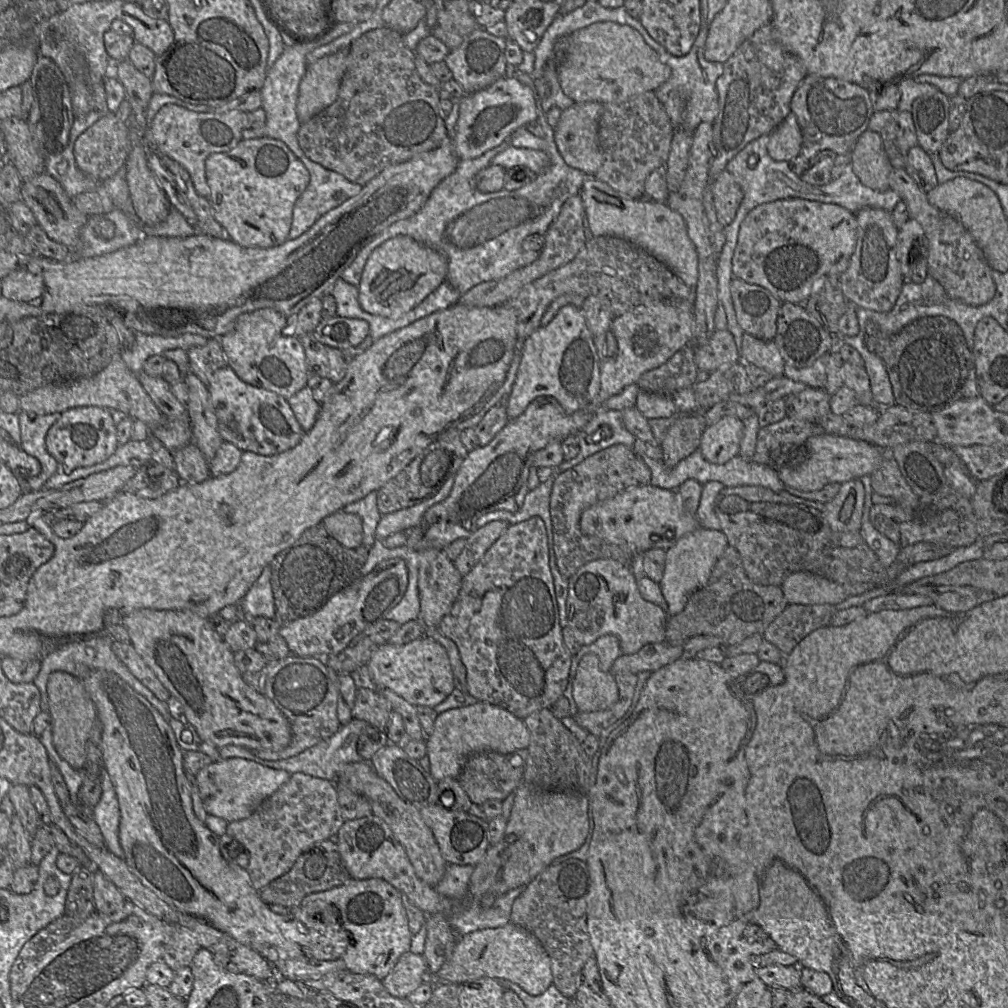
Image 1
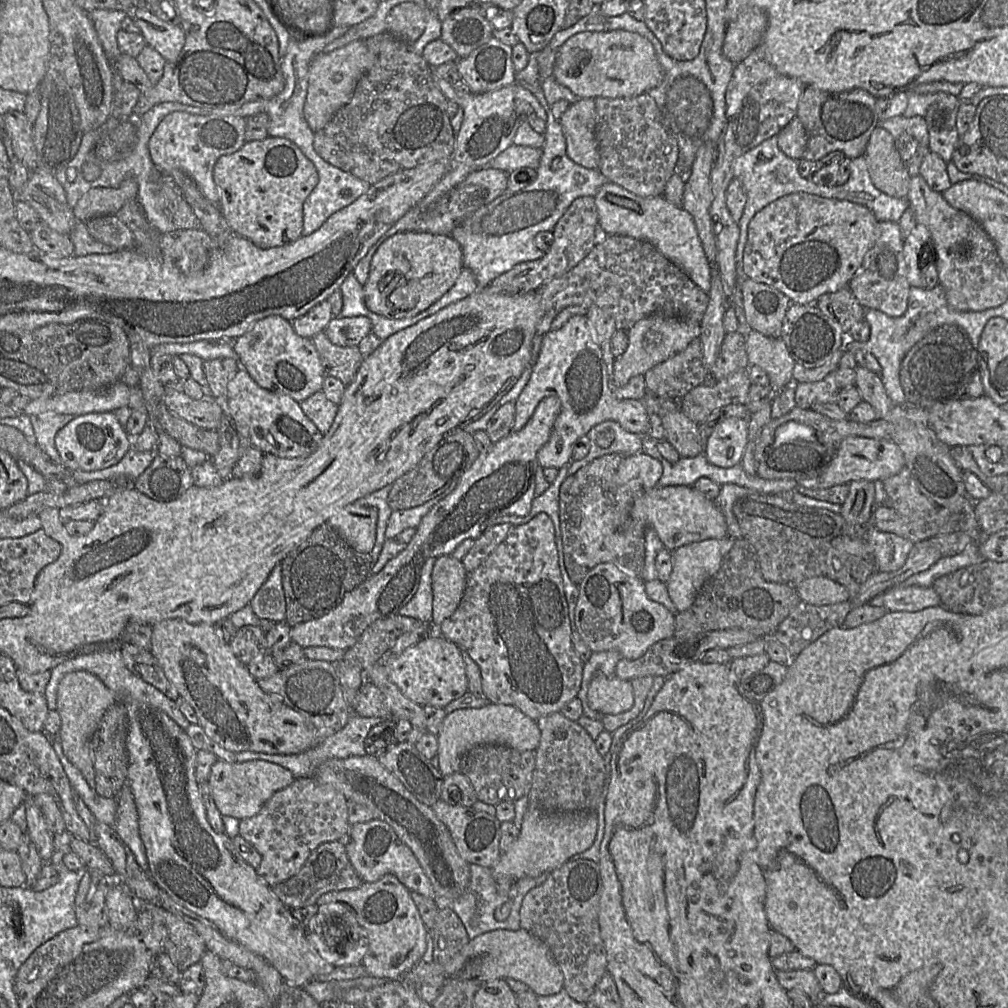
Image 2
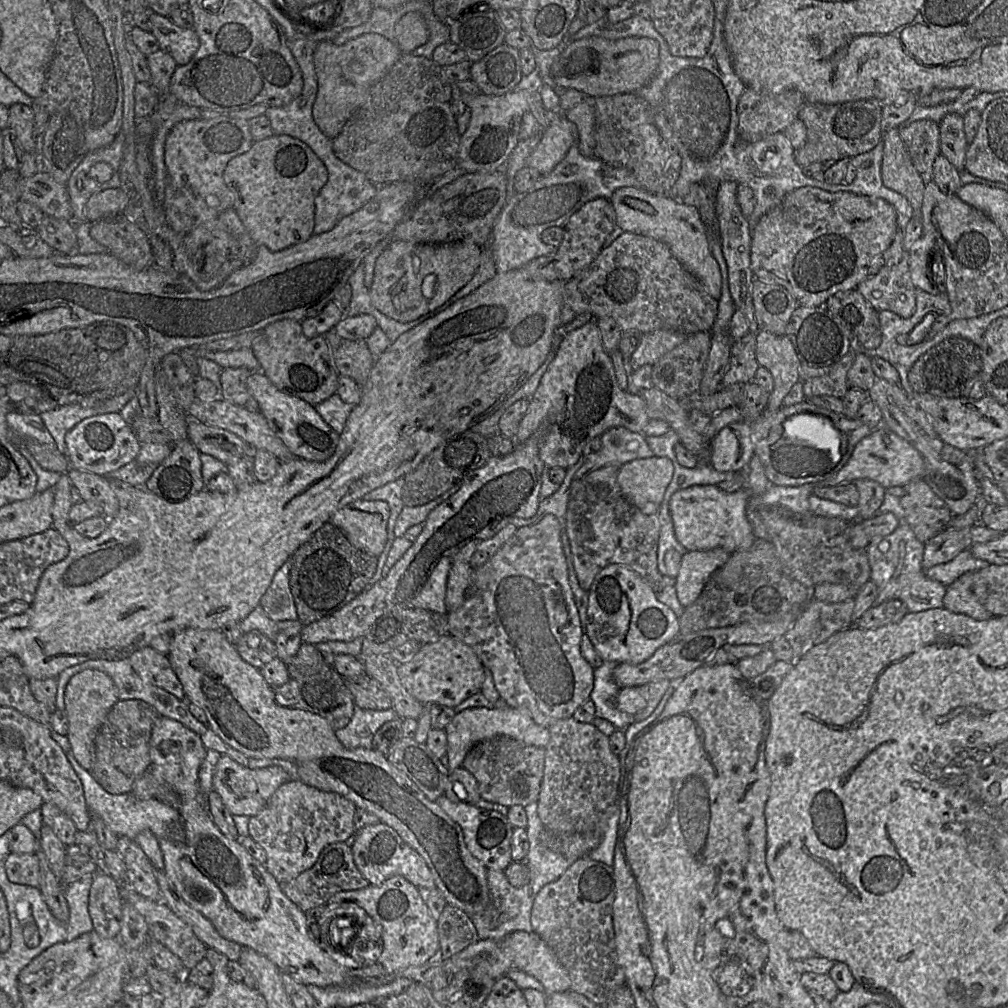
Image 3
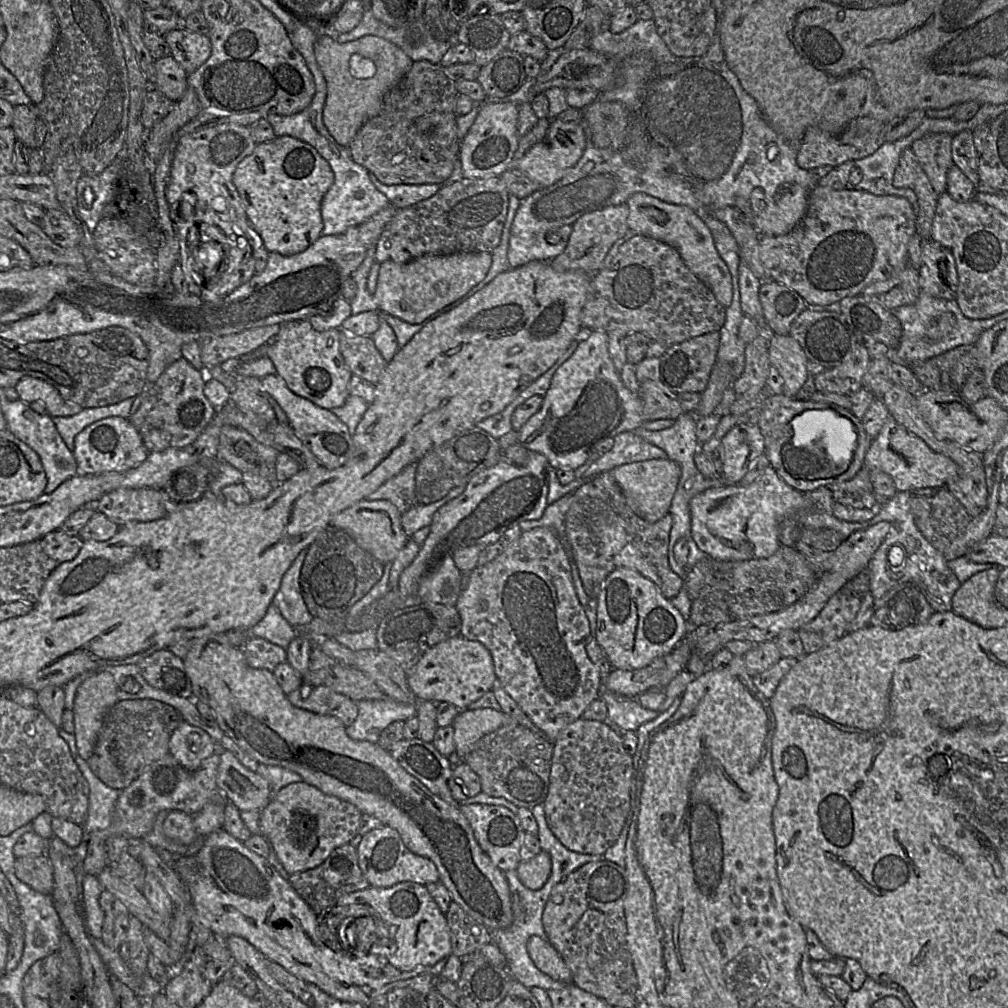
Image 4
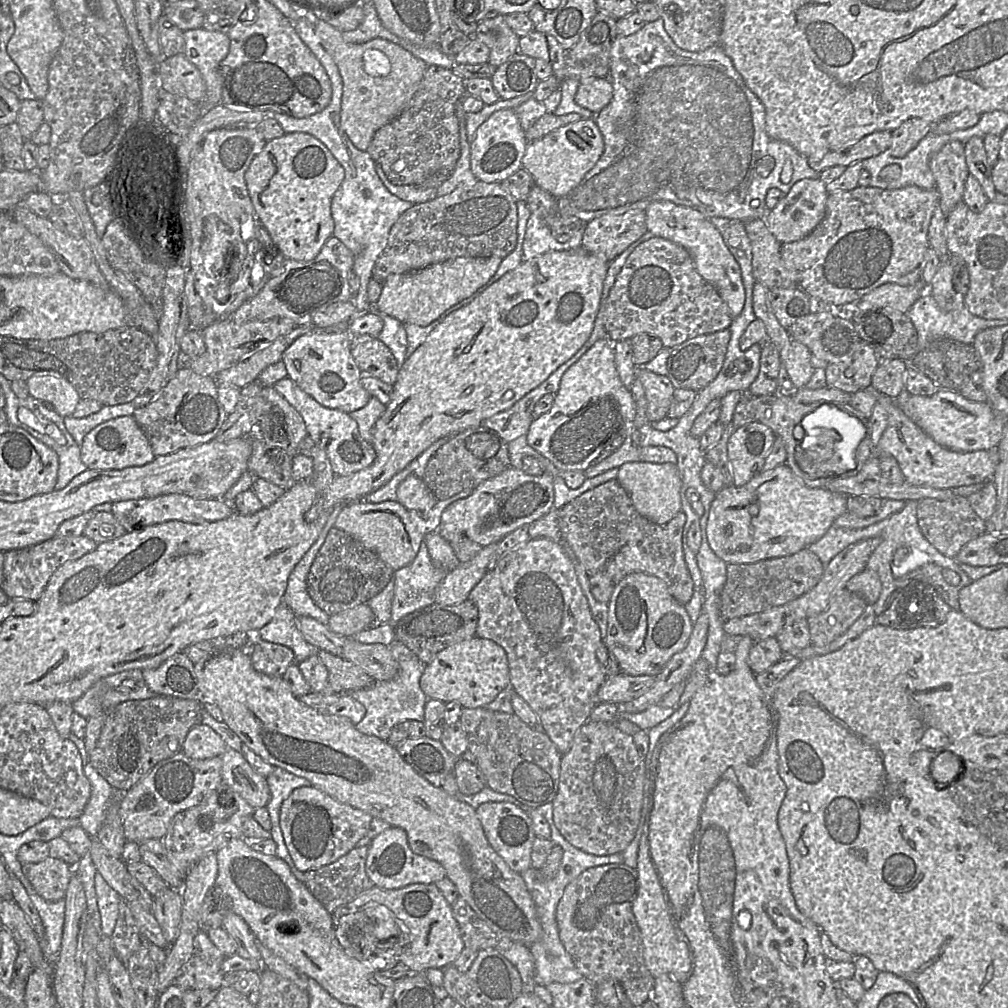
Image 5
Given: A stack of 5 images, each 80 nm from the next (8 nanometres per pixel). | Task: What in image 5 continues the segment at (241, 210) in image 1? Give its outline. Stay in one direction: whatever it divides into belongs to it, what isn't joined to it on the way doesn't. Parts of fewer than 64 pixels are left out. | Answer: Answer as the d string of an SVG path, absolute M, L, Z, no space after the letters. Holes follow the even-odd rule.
M289 133L267 141L244 174L253 208L273 243L287 259L308 261L333 236L331 200L345 170L327 147L312 135Z

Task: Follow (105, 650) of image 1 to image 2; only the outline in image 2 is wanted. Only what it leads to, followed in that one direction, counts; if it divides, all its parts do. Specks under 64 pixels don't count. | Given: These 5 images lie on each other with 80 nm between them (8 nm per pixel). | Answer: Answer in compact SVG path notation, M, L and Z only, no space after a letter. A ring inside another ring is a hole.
M103 651L76 656L55 666L51 671L51 677L45 690L45 698L49 711L57 706L57 690L63 677L71 672L86 671L96 675L112 692L121 699L133 699L148 704L164 712L183 729L191 723L180 711L176 700L172 700L160 692L157 688L134 675L124 664L120 651Z

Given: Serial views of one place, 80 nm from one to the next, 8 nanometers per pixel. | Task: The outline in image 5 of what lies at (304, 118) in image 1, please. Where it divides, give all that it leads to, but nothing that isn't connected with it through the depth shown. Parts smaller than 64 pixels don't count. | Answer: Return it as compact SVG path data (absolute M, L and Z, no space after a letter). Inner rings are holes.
M323 18L314 20L313 29L324 49L332 56L342 79L339 128L355 147L366 151L374 134L406 108L428 64L383 38L347 43L342 32Z

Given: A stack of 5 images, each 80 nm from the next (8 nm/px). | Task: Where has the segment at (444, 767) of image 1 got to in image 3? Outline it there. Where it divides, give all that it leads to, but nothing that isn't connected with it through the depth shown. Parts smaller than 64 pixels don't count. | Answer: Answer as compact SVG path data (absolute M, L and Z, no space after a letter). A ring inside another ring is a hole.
M508 706L507 708L470 708L462 710L445 727L447 735L446 766L452 772L462 765L468 751L477 743L496 736L508 736L536 747L548 744L548 728L537 725L527 712Z

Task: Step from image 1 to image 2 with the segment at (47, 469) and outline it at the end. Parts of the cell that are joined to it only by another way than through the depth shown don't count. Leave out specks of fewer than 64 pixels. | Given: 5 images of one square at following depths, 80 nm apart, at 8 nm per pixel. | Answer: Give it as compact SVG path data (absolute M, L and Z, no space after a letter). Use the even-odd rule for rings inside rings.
M54 411L29 416L34 429L36 443L49 456L52 462L61 465L62 461L55 447L55 436L75 416L72 414L59 414Z

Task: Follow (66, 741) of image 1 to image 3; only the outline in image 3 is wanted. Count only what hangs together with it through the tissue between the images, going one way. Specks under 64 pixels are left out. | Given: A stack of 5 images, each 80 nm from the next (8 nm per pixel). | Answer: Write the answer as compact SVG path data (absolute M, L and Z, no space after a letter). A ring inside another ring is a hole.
M84 670L71 677L64 692L64 711L69 730L67 738L77 762L93 774L95 740L99 729L110 709L119 701L117 688L106 673L99 670Z

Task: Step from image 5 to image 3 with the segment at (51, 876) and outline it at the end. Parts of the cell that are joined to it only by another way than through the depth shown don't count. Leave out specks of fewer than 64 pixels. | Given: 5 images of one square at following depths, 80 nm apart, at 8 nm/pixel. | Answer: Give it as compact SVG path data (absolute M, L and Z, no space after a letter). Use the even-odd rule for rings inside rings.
M10 853L5 860L5 871L9 881L15 884L39 887L40 865L36 854Z

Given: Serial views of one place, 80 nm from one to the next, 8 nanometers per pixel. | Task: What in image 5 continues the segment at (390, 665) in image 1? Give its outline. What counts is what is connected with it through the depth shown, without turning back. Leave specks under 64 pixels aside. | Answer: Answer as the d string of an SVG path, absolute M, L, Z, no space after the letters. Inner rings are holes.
M476 636L452 644L425 665L420 687L428 699L458 702L462 708L483 708L511 687L507 655L494 641Z

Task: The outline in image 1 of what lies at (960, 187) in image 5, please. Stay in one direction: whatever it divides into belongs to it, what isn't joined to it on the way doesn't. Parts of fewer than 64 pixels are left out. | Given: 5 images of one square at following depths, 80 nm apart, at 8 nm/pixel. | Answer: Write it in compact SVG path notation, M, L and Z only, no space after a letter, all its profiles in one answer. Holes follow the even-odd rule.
M899 109L875 111L868 130L881 136L892 166L904 169L909 150L918 145L912 113Z

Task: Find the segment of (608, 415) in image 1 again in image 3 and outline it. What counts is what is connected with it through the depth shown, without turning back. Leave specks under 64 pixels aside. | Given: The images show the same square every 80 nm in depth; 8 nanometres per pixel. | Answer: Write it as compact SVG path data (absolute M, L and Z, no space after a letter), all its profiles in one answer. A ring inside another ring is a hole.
M615 427L610 428L598 438L602 443L601 449L585 458L576 470L574 479L604 466L620 467L636 459L654 456L642 433Z

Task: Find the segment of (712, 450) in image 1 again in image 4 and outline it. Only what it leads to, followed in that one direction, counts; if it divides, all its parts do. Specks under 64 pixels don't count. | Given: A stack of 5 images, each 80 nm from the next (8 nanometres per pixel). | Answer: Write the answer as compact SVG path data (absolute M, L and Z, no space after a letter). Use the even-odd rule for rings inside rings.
M737 424L722 439L722 479L738 484L765 452L764 438L757 424Z

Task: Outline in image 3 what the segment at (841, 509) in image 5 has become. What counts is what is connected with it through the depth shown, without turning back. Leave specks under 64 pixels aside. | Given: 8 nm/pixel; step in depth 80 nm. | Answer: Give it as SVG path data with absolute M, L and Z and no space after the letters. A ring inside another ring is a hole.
M756 454L741 472L746 476L745 489L725 492L715 485L692 485L672 494L669 512L675 536L686 550L723 548L731 554L751 547L757 539L747 517L747 504L753 496L763 495L773 484L768 480L763 464Z

